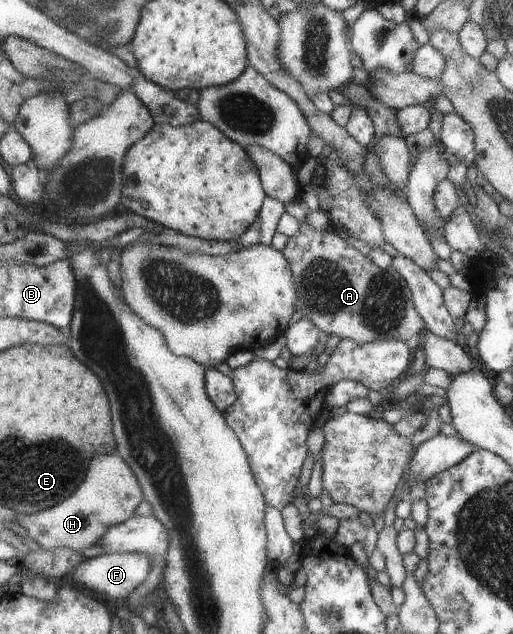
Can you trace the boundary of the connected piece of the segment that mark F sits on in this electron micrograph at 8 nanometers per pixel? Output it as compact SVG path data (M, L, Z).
M113 553L85 559L84 563L76 565L73 570L70 569L68 573L64 574L67 574L74 583L78 583L86 589L112 597L112 599L124 599L143 581L146 581L146 577L150 573L150 567L152 567L152 559L147 555L140 555L140 553Z

